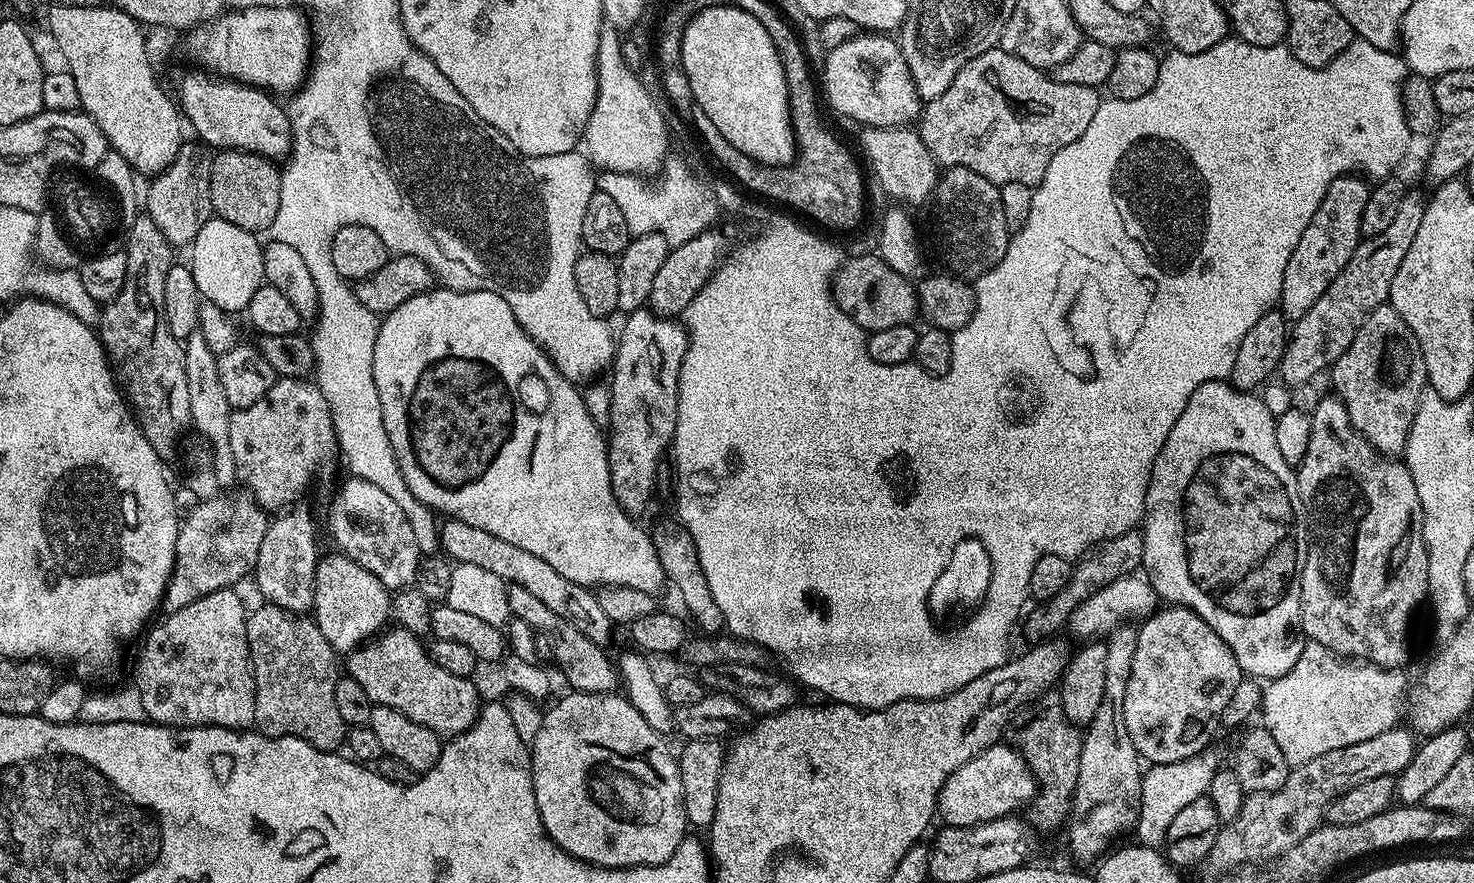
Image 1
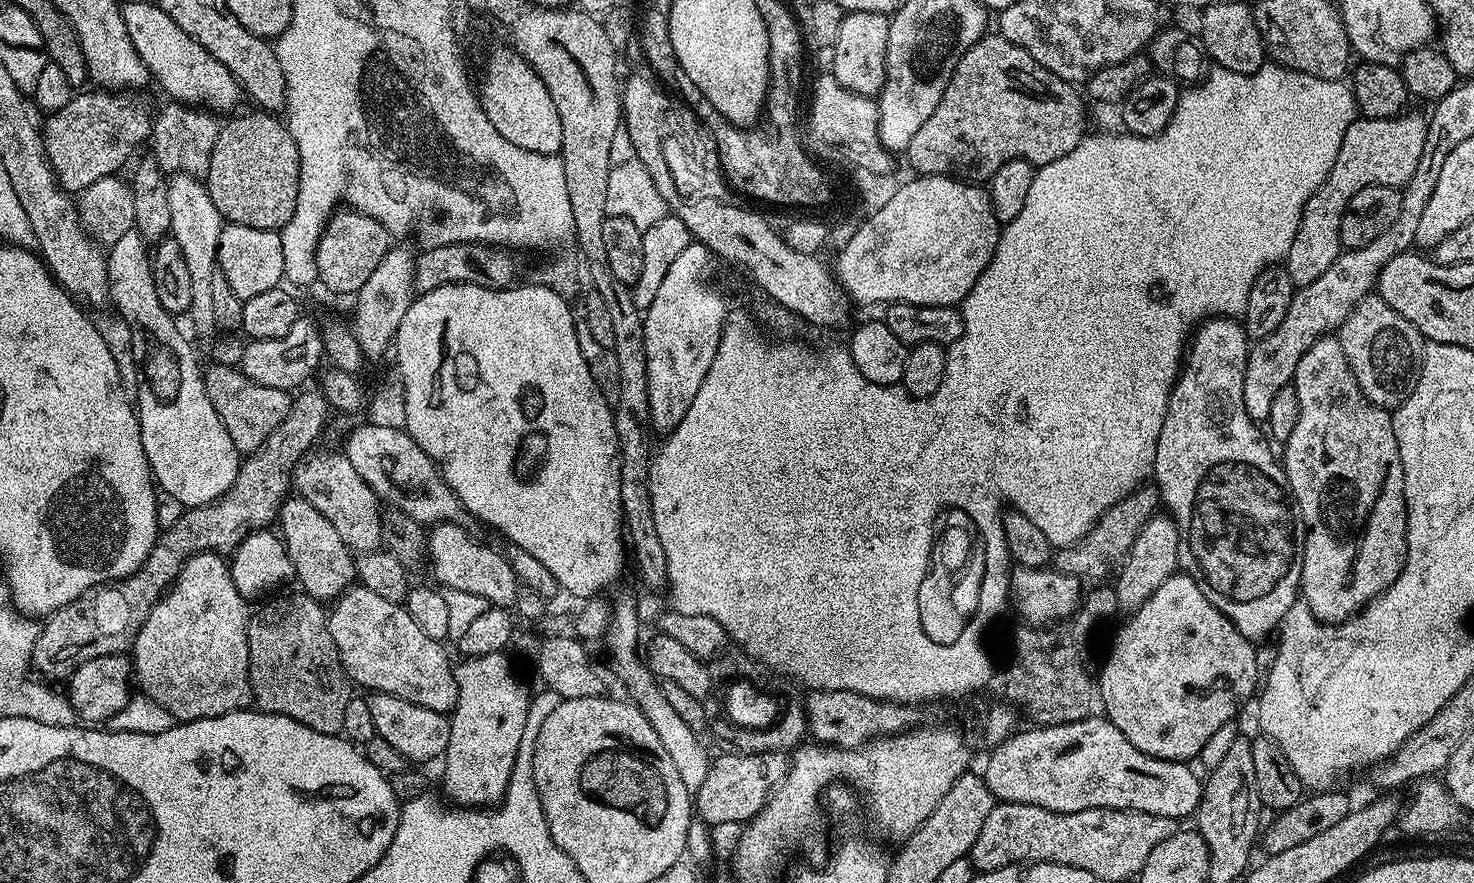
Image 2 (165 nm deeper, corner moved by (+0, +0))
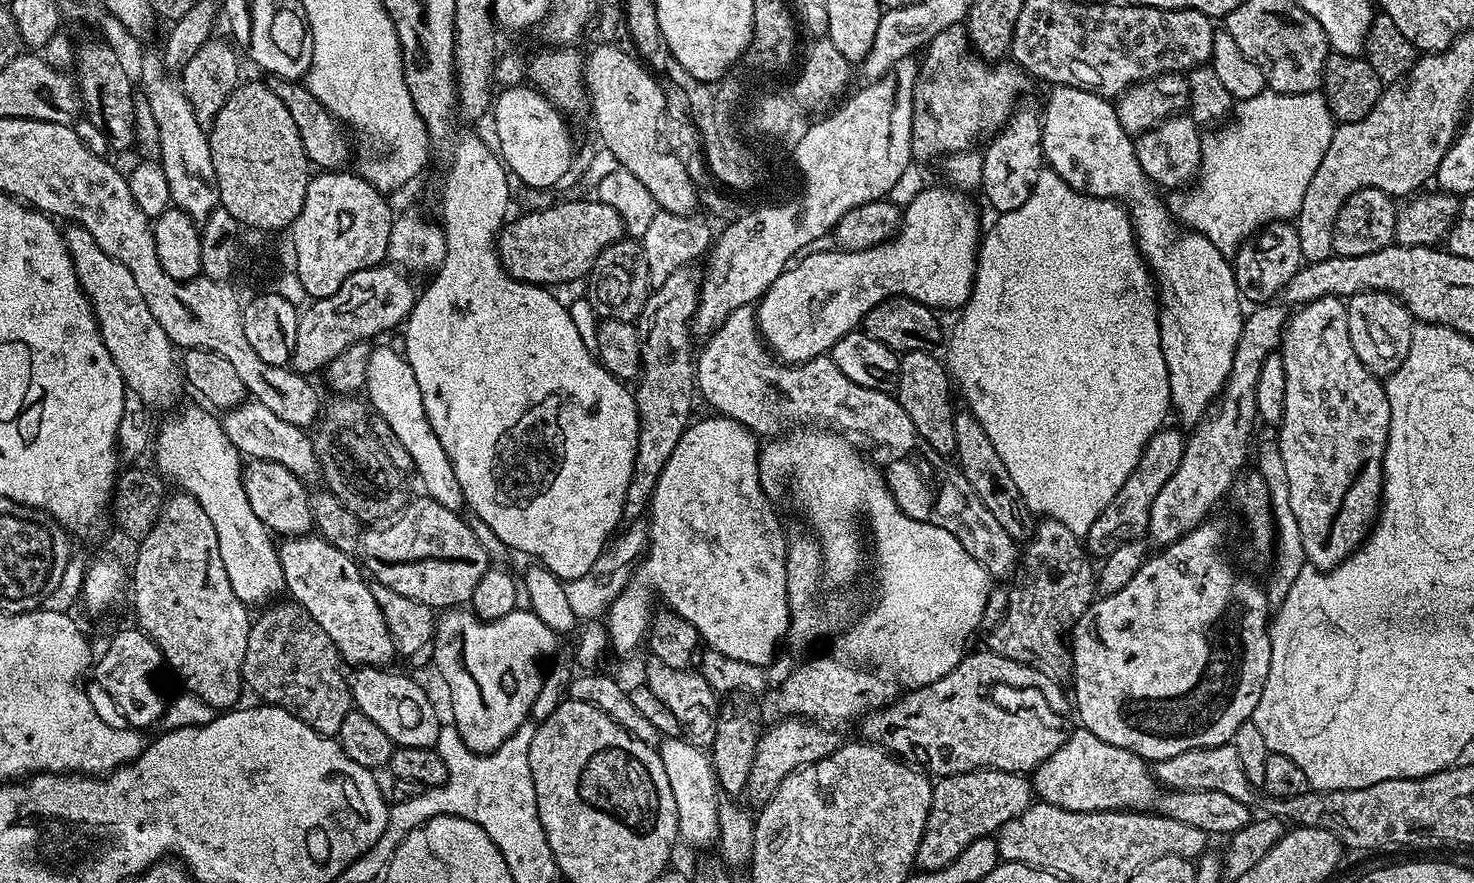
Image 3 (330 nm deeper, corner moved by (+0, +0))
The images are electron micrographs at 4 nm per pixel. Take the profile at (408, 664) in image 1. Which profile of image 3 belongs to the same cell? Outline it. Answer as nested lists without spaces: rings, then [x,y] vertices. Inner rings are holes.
[[[305,534],[285,539],[279,545],[279,550],[285,589],[289,593],[292,591],[291,599],[301,604],[310,614],[310,618],[314,618],[314,622],[318,622],[318,626],[322,626],[322,630],[330,634],[330,642],[334,642],[341,657],[352,666],[391,665],[392,656],[394,657],[392,635],[378,602],[374,602],[372,584],[366,579],[361,565],[349,553],[338,550],[338,546],[326,542],[319,534]]]

